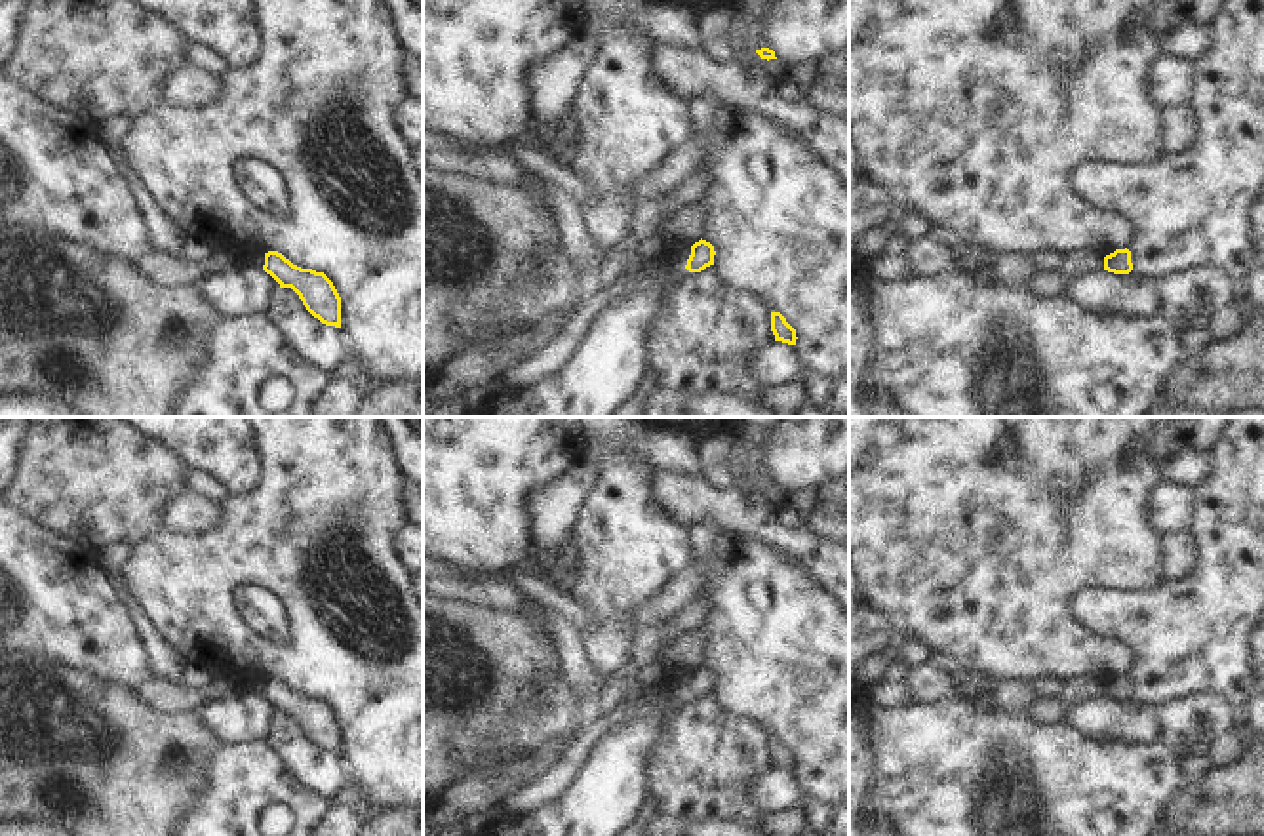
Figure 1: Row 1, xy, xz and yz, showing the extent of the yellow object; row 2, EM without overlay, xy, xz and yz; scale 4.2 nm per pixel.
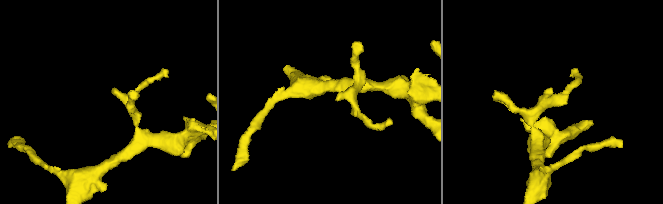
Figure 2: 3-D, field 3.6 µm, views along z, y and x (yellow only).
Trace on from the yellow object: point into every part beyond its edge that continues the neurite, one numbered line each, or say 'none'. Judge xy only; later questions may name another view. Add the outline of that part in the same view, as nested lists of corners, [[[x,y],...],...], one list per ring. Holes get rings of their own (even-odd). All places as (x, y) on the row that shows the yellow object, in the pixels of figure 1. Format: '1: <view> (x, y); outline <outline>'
1: xy (238, 254); outline [[[219,238],[211,244],[213,253],[225,253],[228,255],[238,267],[249,265],[253,269],[263,269],[265,265],[265,251],[249,251],[246,246],[240,246],[232,238]]]

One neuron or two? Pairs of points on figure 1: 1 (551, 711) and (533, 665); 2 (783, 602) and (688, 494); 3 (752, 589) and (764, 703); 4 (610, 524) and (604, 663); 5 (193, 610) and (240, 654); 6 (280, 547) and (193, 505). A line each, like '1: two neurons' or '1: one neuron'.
1: two neurons
2: two neurons
3: one neuron
4: one neuron
5: one neuron
6: two neurons

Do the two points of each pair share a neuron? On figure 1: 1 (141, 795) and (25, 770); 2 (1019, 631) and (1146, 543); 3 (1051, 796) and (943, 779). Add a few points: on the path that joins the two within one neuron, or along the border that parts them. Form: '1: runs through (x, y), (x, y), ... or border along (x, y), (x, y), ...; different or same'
1: runs through (113, 770), (54, 770); same
2: runs through (1051, 598), (1103, 547), (1114, 547); same
3: runs through (1025, 777), (1002, 762), (985, 779), (969, 779); same

